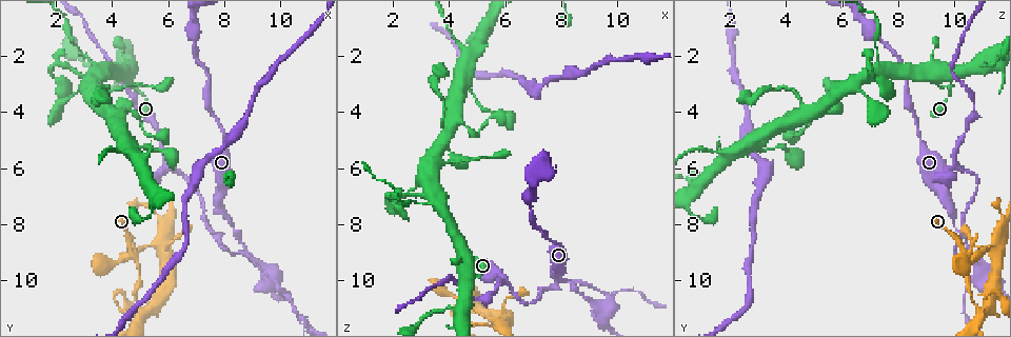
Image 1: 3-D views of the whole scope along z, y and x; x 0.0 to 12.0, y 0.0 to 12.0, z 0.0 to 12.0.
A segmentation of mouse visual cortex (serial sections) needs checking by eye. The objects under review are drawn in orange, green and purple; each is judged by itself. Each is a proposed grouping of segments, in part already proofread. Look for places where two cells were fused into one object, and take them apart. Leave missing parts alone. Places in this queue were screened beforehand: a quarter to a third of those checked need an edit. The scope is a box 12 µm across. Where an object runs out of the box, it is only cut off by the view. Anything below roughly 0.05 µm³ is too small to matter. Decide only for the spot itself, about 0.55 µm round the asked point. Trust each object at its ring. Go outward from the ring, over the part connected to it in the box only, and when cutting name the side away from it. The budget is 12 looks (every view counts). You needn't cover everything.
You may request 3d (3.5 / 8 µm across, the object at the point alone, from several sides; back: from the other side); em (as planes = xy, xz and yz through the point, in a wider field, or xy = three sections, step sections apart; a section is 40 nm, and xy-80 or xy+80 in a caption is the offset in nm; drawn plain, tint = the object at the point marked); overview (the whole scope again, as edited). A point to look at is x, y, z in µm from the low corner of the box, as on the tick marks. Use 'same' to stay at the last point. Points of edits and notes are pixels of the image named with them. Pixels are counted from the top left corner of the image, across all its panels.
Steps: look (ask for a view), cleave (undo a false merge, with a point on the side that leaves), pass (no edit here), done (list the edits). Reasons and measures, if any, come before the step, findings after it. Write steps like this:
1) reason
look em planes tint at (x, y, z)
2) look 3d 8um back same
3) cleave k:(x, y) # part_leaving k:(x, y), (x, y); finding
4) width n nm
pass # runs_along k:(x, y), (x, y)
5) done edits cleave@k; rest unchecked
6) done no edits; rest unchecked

look 3d 3.5um at (4.5, 5.0, 2.8)

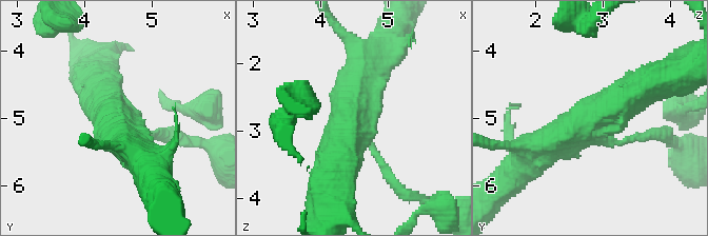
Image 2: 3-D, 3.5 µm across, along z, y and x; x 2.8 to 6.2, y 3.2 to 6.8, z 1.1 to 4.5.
need the tissue
look em xy step 2 tint at (4.40, 4.95, 2.80)

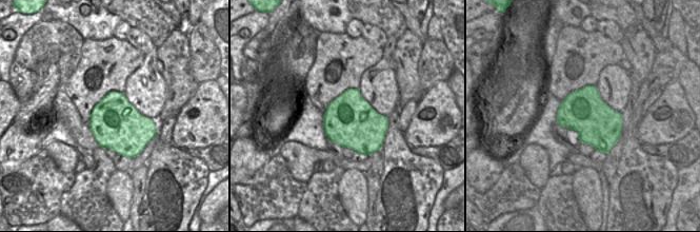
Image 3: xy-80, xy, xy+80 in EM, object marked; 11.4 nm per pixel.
look em xy step 5 tint same

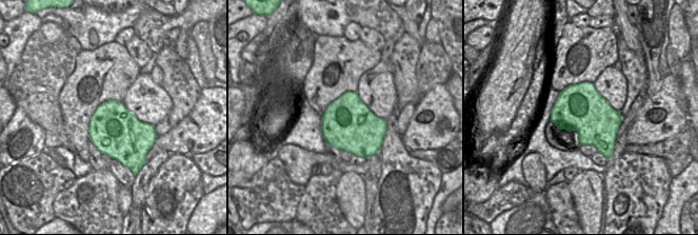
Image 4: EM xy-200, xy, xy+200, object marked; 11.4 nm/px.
arm_widths 100, 500, 600 nm
pass # runs_along 2:(648, 83), (539, 151); all the same cell

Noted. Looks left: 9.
sharp bend
look 3d 3.5um at (4.1, 2.4, 11.0)

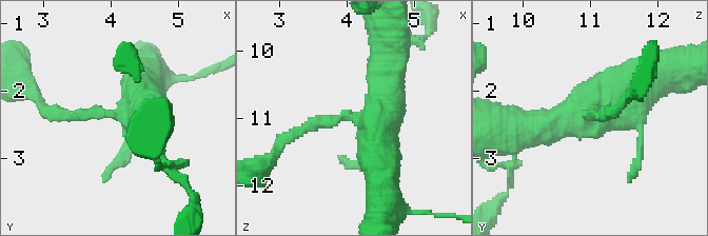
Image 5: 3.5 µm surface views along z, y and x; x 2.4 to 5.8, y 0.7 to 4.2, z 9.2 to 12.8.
arms 4; arm_widths 150, 200, 500, 600 nm; need the tissue
look em xy step 1 plain at (4.15, 2.30, 11.00)

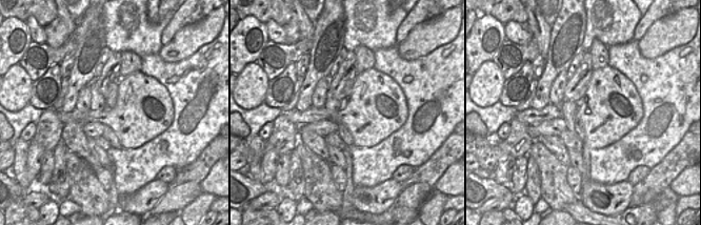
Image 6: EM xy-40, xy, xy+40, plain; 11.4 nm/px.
look em xy step 1 tint same

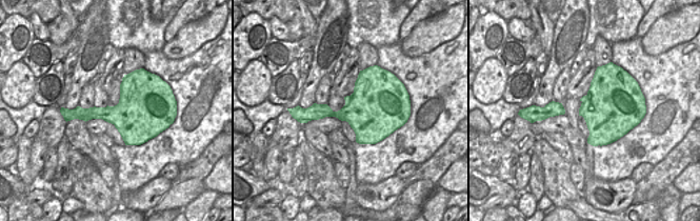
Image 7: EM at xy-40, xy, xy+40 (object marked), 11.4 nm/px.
pass # runs_along 5:(150, 129), (146, 113), (73, 116); continuous, no second cell

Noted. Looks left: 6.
narrows sharply
look 3d 3.5um at (2.8, 1.8, 7.2)

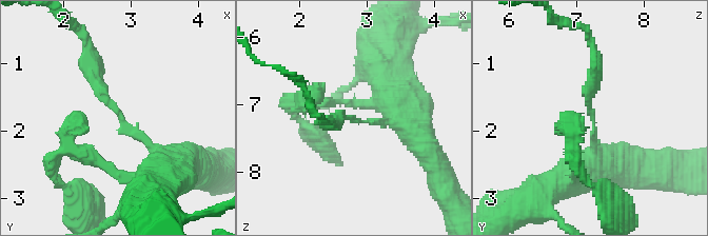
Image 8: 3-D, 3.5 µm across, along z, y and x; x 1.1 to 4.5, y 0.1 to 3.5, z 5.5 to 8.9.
arm_widths 200, 250 nm
look em planes tint at (2.85, 1.85, 7.25)

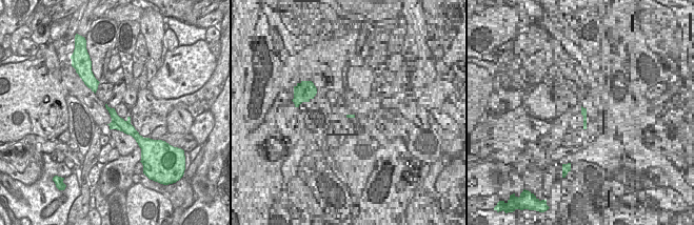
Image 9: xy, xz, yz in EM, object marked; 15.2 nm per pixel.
another direction
look em xy step 2 tint same

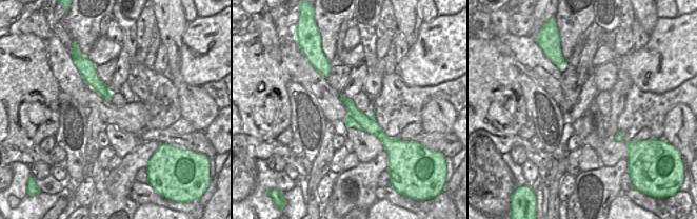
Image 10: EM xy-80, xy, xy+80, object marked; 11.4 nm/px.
pass # runs_along 8:(176, 170), (105, 98), (92, 59); continuous, no second cell

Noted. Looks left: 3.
thick turns thin
look 3d 3.5um at (8.0, 4.8, 8.8)

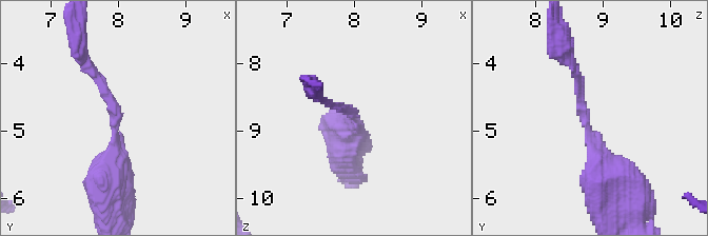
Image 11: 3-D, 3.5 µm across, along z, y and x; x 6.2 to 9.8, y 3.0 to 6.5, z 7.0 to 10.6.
arm_widths 150, 450 nm
look em xy step 2 tint at (7.95, 4.80, 8.70)

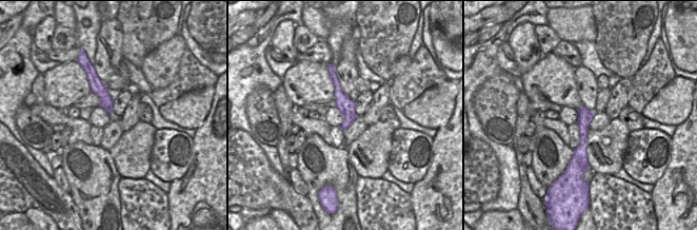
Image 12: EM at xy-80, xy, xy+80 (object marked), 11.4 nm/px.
width 190 nm
pass # runs_along 11:(610, 183), (588, 138), (569, 58); one cell here

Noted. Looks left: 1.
done no edits; rest unchecked

